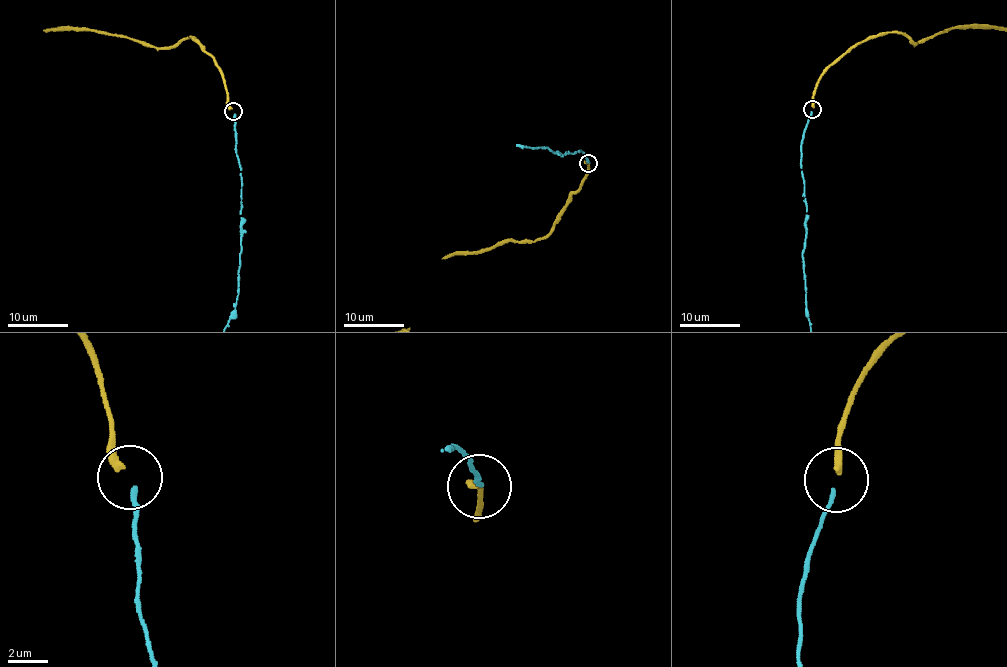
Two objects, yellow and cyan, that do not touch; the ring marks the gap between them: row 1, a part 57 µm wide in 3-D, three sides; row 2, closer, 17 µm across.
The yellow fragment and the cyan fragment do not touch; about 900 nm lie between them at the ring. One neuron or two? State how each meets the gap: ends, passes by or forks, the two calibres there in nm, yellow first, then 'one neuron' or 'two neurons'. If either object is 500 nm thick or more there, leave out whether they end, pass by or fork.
yellow ends; cyan ends; calibres 360 and 260 nm; two neurons

